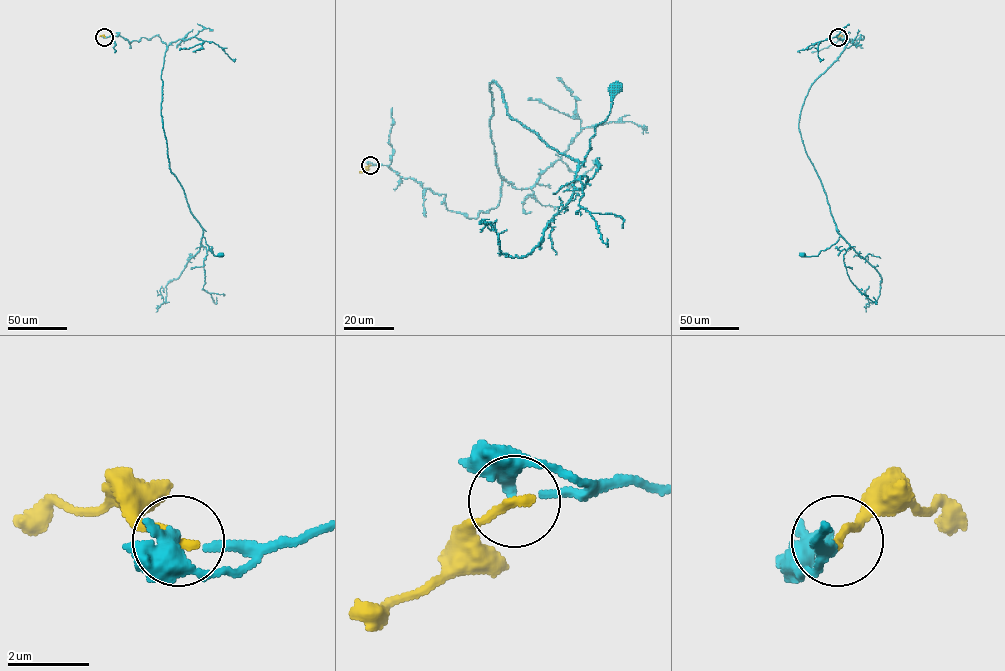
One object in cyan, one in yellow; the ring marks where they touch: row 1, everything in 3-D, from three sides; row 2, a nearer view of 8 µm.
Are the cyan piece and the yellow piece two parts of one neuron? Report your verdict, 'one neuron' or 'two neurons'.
one neuron

